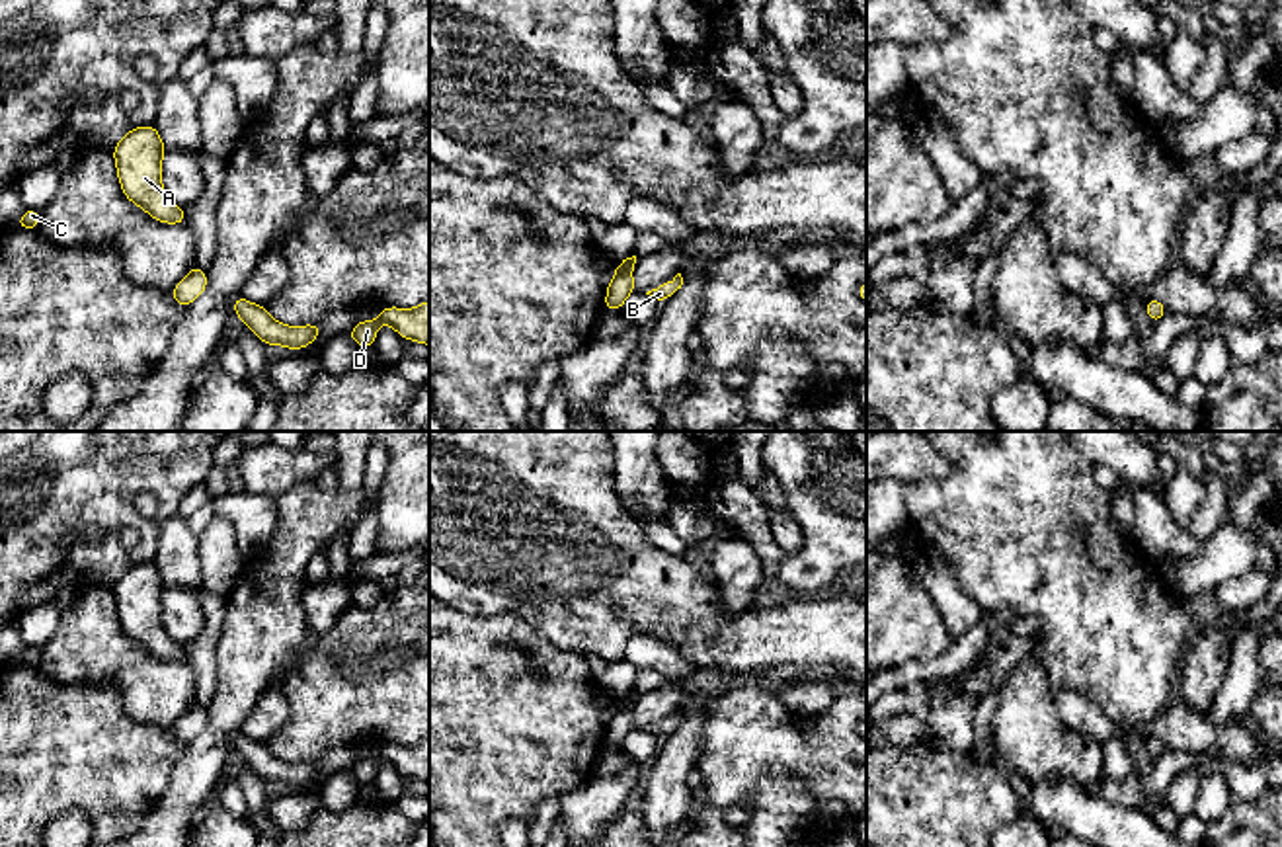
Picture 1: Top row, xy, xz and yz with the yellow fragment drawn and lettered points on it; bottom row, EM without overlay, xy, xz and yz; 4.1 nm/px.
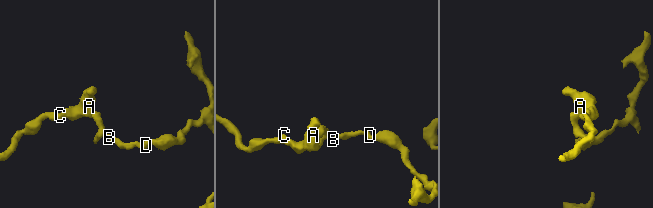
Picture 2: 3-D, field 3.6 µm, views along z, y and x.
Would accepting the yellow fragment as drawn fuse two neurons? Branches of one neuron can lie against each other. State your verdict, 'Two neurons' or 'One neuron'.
One neuron

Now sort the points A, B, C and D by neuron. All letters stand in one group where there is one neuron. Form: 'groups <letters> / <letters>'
groups A B C D

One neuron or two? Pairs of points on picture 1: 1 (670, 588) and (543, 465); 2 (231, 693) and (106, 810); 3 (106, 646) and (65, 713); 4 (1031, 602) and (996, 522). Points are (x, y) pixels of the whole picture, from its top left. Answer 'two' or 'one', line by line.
1: one
2: two
3: two
4: one

